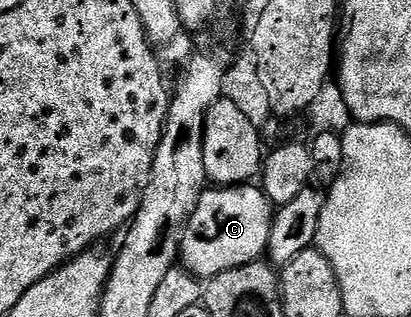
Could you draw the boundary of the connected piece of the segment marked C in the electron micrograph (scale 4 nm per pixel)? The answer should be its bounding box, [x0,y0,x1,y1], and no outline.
[179,184,274,280]

